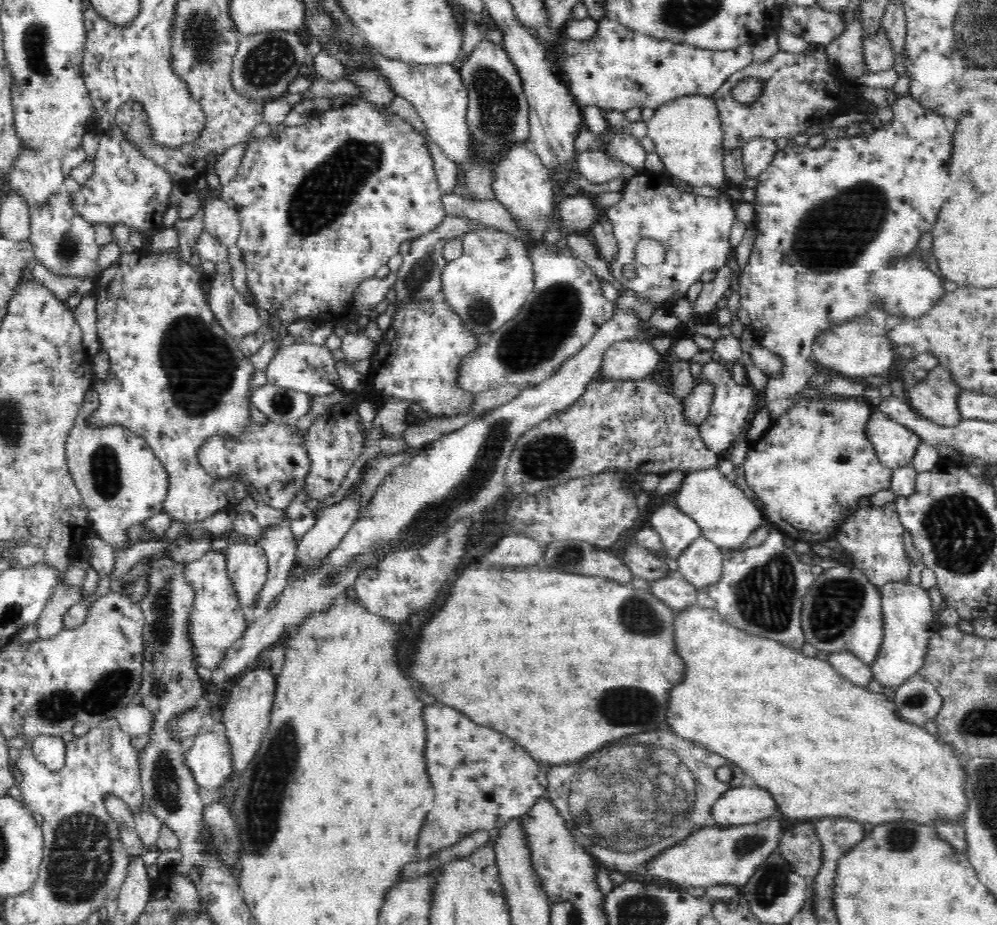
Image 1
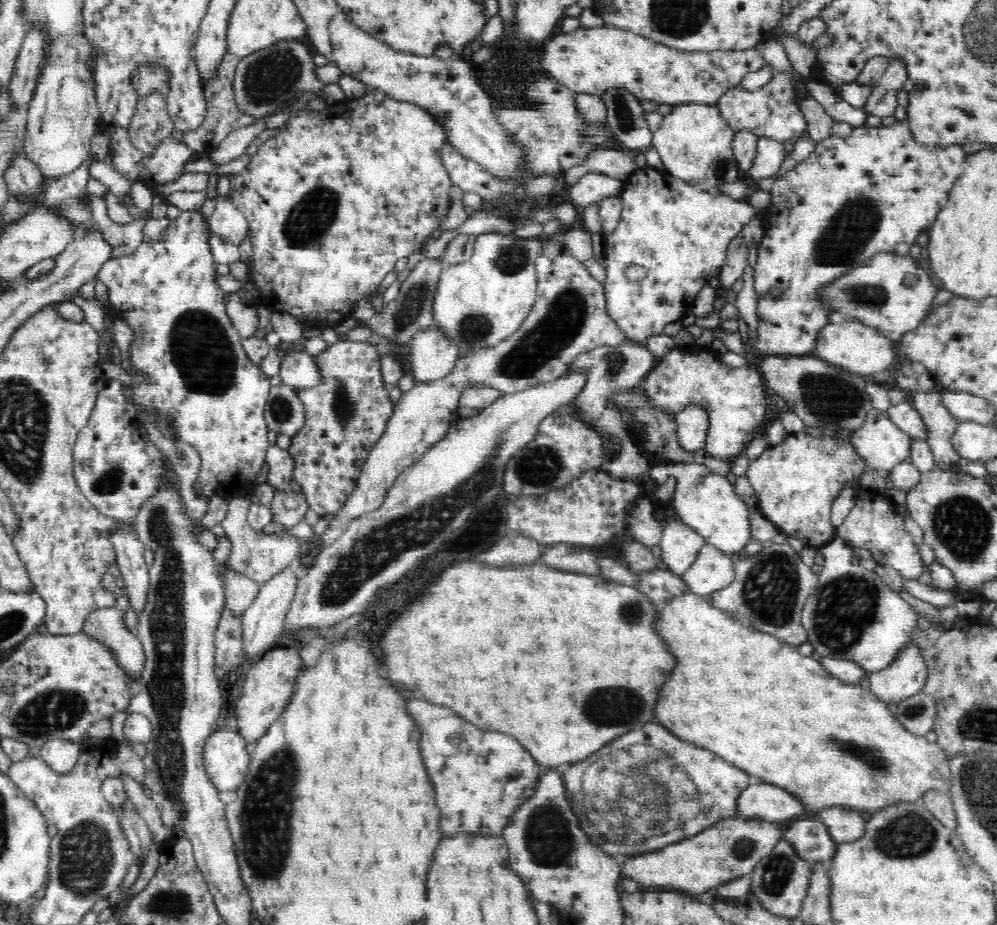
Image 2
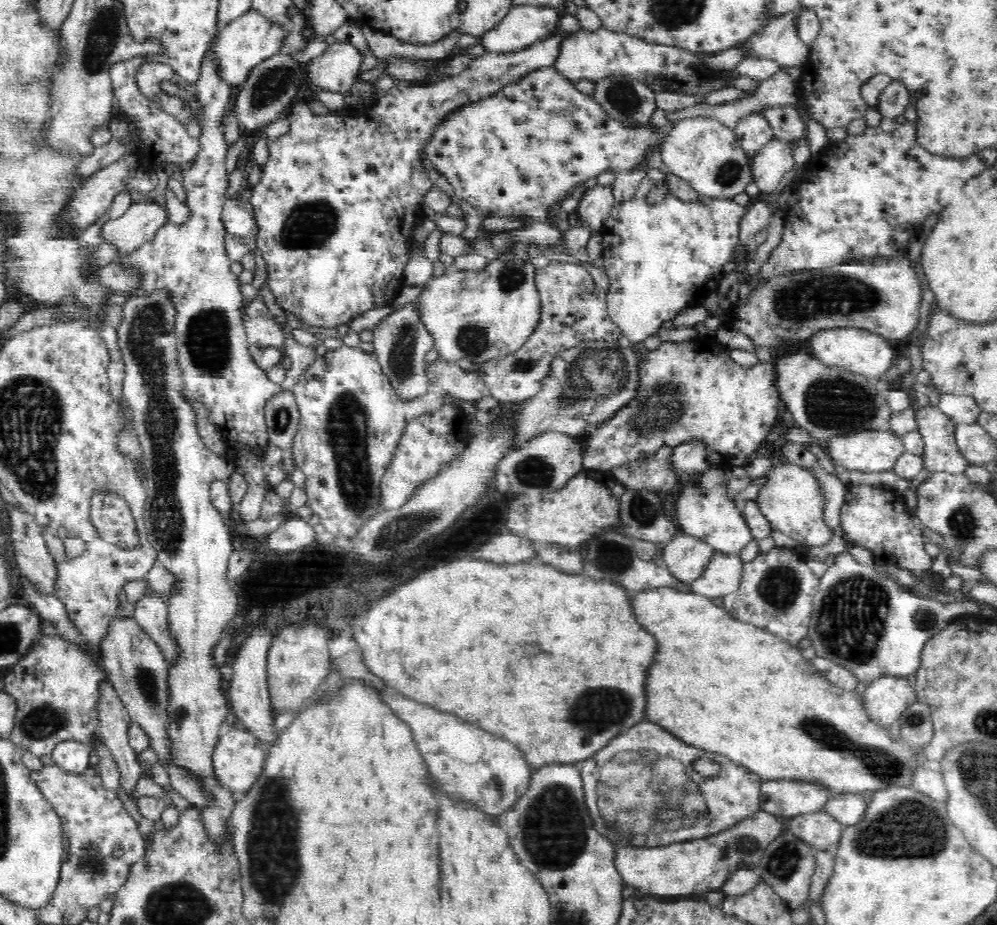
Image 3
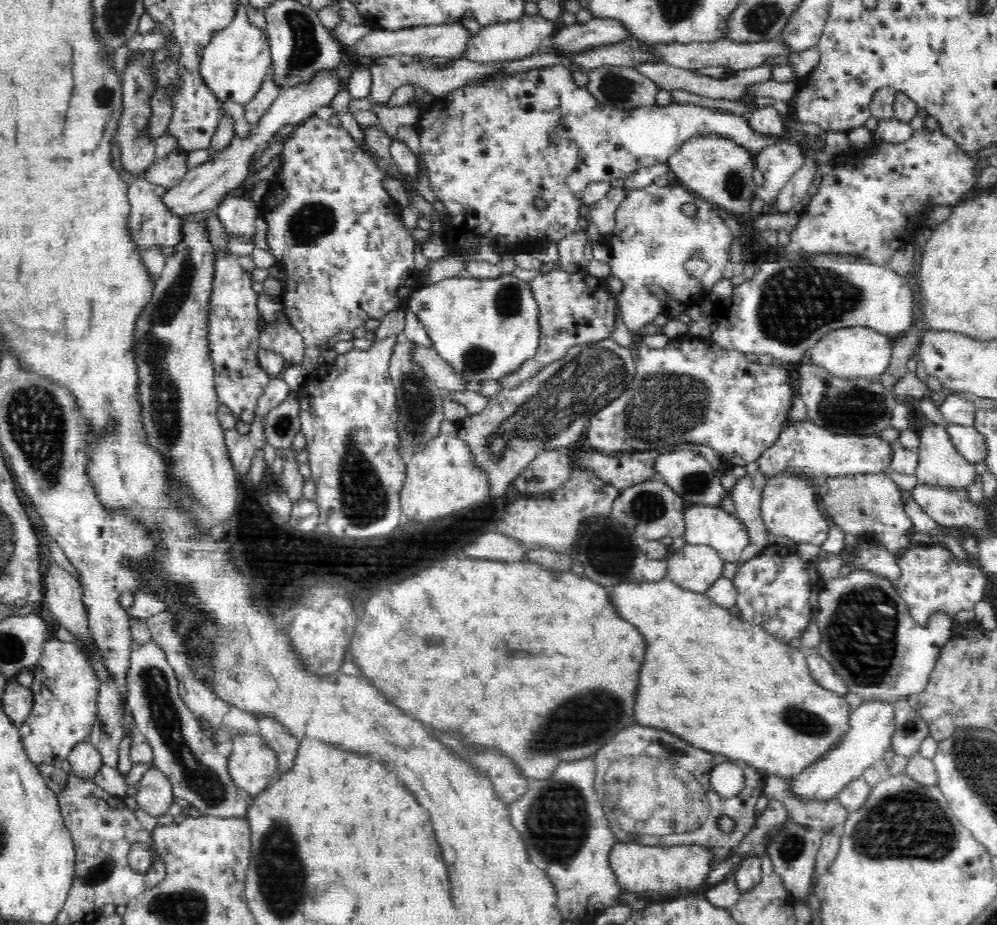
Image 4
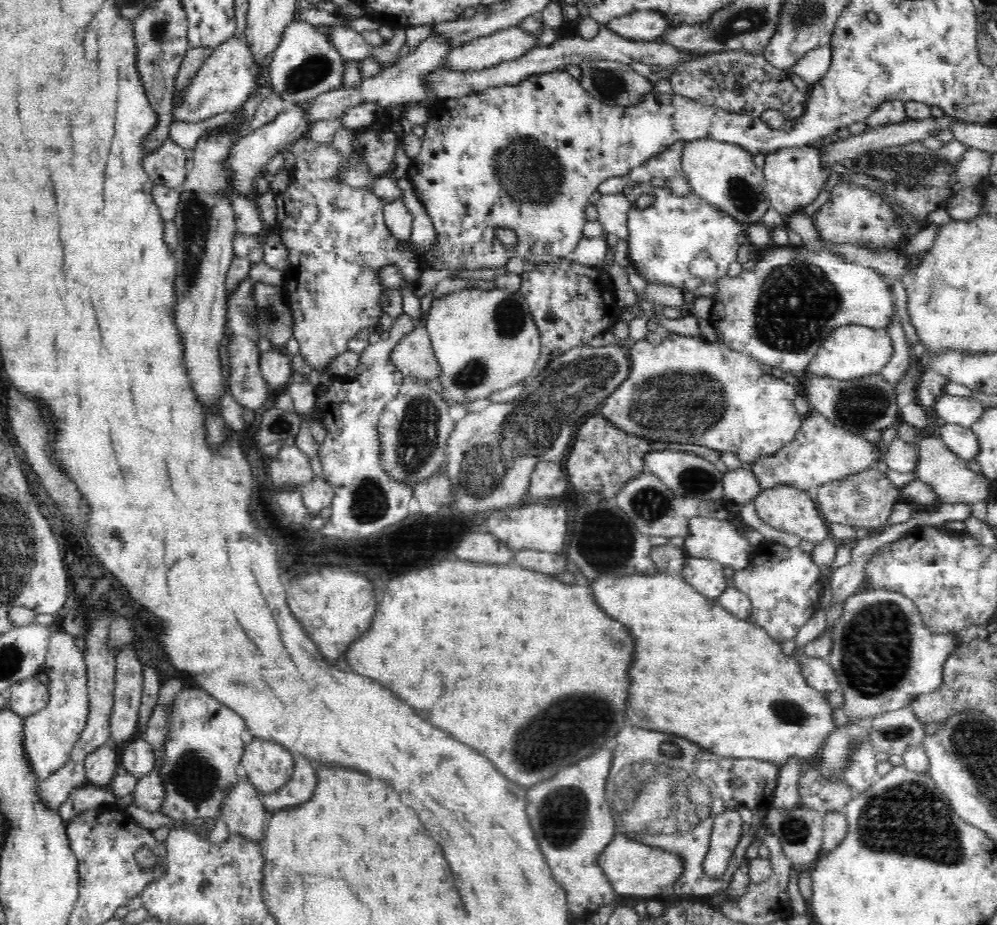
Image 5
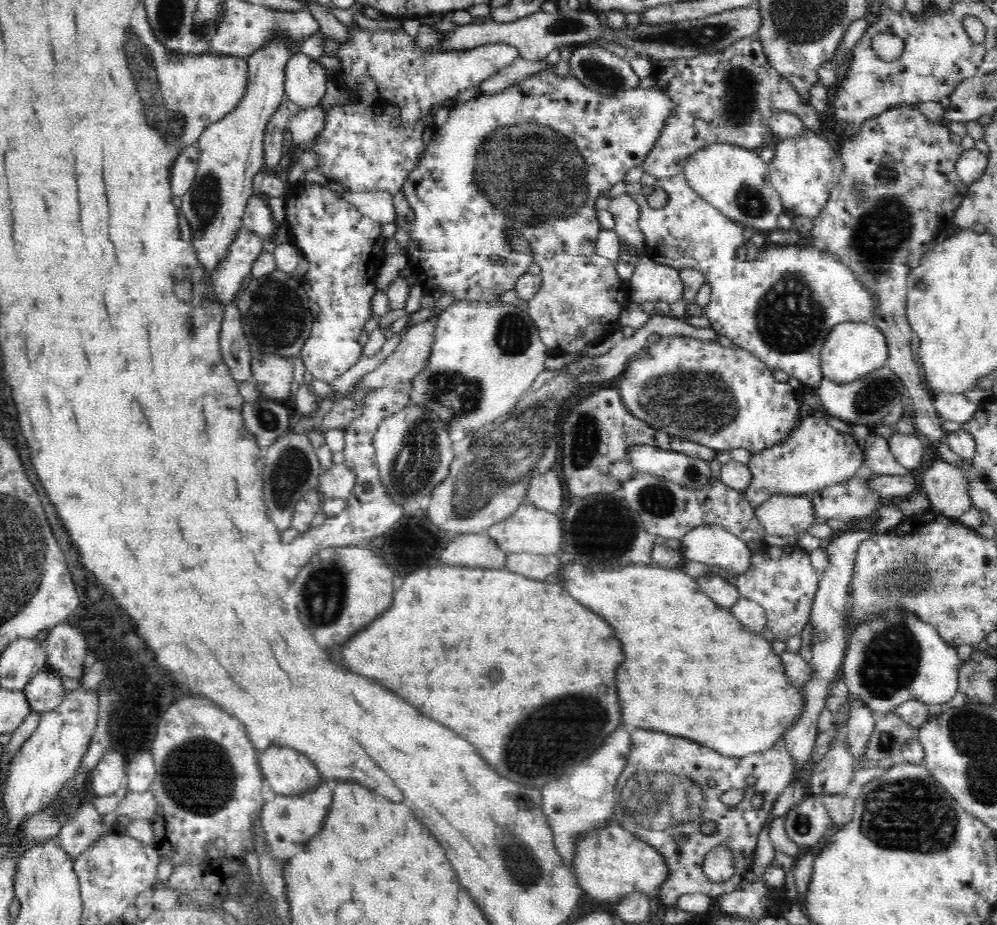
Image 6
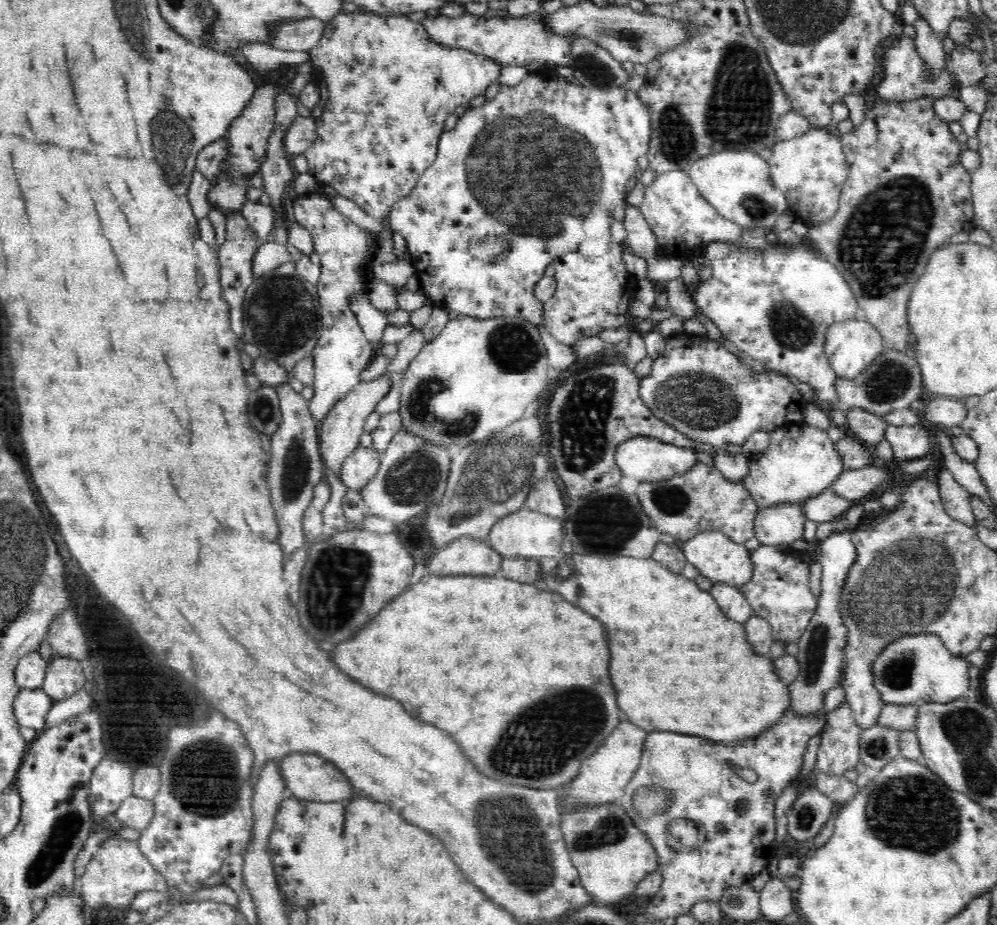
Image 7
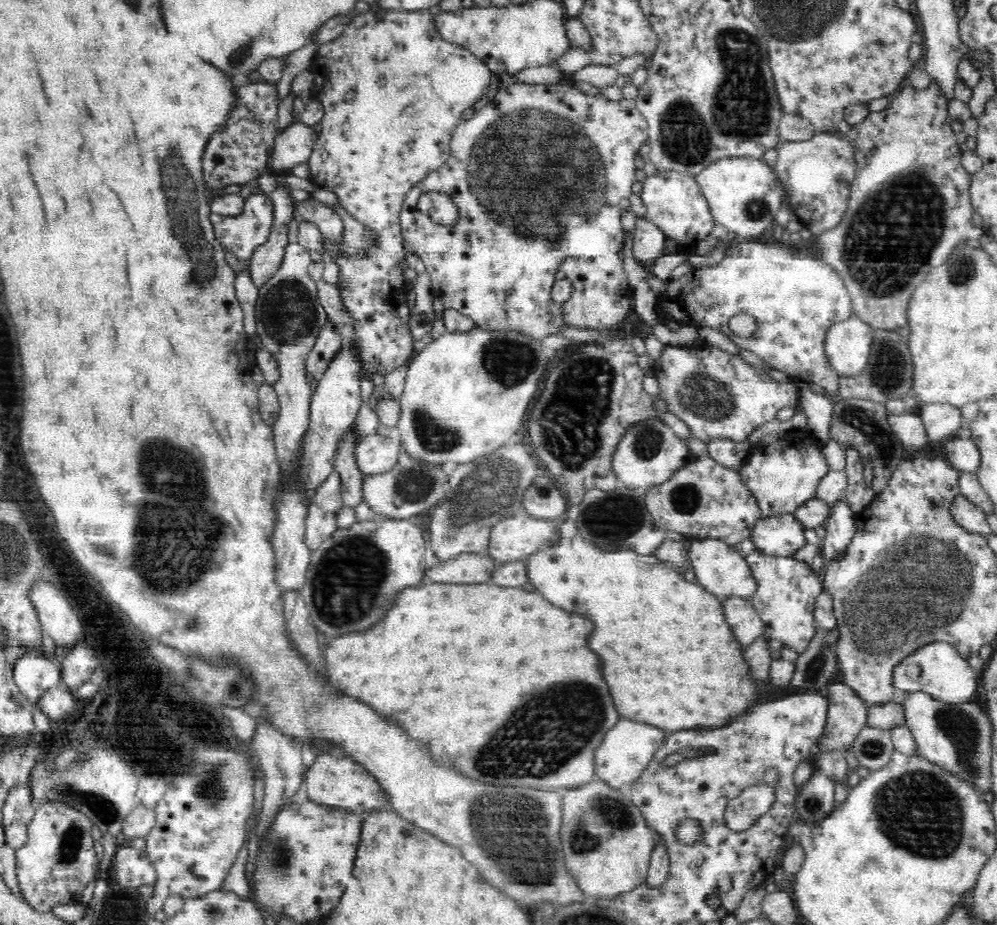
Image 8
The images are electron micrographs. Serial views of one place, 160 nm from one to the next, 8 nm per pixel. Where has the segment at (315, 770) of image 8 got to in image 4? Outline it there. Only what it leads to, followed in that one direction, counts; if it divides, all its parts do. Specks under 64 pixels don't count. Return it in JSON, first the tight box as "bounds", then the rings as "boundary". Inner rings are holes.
{"bounds":[227,733,277,796],"boundary":[[[254,733],[231,736],[232,749],[227,758],[227,773],[232,784],[250,796],[259,792],[277,776],[276,753]]]}

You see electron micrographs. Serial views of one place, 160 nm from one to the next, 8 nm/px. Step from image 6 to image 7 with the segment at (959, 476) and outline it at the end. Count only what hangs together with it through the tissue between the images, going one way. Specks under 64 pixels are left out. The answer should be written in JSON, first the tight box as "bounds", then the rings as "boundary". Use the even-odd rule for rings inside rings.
{"bounds":[937,469,979,527],"boundary":[[[942,469],[937,475],[940,496],[948,515],[956,521],[962,522],[968,527],[979,523],[974,517],[971,505],[971,493],[969,493],[955,478],[948,469]]]}

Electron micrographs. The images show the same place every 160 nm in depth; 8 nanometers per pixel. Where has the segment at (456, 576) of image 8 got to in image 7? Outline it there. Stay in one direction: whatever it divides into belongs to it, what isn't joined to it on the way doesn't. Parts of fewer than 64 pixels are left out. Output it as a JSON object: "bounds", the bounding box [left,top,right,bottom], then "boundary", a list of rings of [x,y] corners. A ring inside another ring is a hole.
{"bounds":[429,537,504,575],"boundary":[[[462,537],[447,547],[436,550],[429,572],[432,575],[480,575],[499,573],[504,558],[498,555],[487,540]]]}

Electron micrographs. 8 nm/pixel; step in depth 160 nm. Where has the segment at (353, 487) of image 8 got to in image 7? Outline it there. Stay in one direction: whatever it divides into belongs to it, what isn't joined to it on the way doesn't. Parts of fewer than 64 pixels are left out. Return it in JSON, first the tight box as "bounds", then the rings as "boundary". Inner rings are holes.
{"bounds":[319,375,390,478],"boundary":[[[380,375],[372,382],[360,381],[341,401],[338,401],[319,427],[321,459],[326,469],[330,469],[341,478],[343,462],[357,449],[360,436],[364,434],[366,417],[375,410],[375,406],[388,394],[390,377]]]}

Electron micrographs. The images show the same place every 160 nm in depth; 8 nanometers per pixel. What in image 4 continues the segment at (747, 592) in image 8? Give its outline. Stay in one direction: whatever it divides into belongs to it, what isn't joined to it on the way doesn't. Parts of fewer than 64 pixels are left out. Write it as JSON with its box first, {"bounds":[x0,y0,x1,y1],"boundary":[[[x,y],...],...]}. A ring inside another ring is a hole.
{"bounds":[684,504,749,562],"boundary":[[[689,504],[684,509],[685,539],[688,544],[702,544],[714,548],[724,562],[740,560],[742,552],[749,546],[749,531],[737,515],[730,514],[719,505]]]}

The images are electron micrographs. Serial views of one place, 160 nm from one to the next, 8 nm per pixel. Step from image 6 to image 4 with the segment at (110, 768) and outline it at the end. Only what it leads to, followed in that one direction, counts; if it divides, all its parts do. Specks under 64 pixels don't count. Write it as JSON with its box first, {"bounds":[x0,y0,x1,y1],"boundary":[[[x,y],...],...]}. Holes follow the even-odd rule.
{"bounds":[65,740,102,779],"boundary":[[[88,740],[75,744],[65,758],[65,767],[68,770],[87,779],[92,779],[102,765],[100,753]]]}

